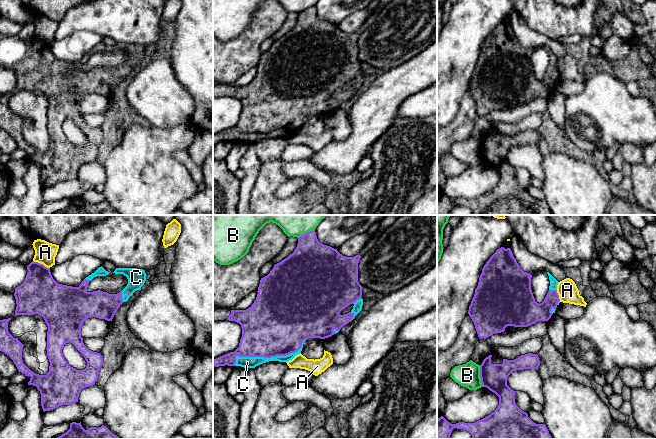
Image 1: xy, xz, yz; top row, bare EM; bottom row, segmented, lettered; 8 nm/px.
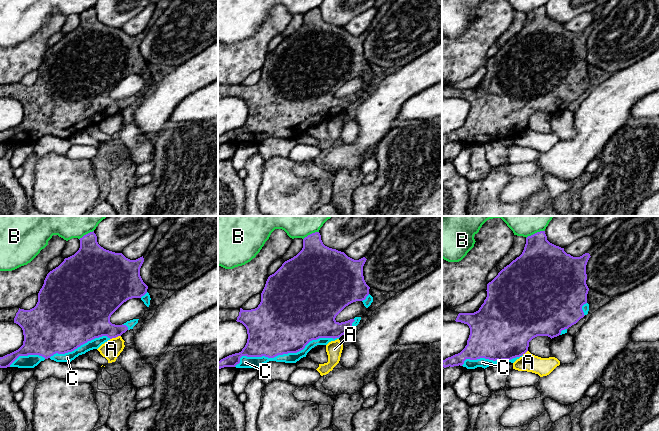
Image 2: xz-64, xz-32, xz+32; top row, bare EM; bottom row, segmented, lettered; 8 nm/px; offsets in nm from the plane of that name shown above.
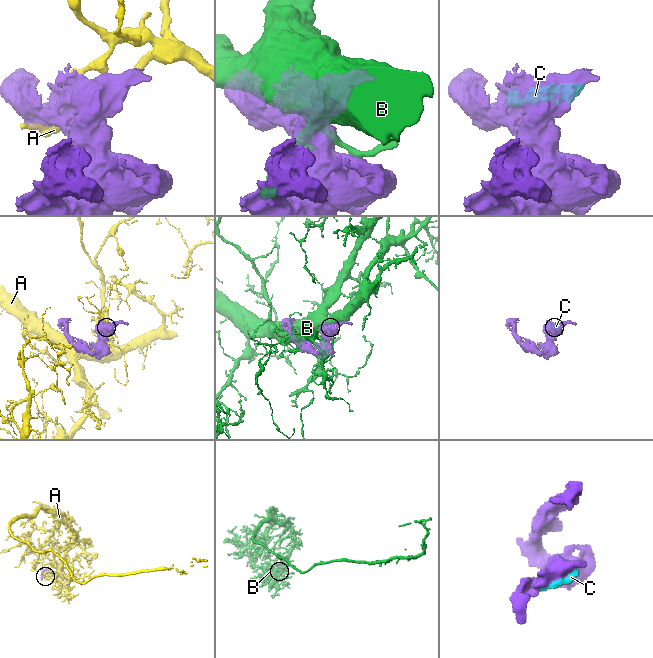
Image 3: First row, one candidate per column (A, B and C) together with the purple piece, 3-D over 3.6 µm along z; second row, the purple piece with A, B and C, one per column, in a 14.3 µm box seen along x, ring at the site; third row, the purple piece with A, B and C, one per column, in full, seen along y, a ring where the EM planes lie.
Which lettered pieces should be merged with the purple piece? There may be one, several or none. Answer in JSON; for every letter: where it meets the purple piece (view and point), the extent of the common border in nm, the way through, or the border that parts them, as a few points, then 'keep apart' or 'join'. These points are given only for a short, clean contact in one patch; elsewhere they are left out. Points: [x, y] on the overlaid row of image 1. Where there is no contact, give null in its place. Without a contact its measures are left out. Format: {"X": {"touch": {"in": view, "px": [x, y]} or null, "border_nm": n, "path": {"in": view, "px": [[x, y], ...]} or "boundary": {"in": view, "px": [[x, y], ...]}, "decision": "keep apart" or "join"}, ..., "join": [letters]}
{"A": {"touch": {"in": "xy", "px": [41, 264]}, "border_nm": 150, "decision": "keep apart"}, "B": {"touch": {"in": "yz", "px": [480, 376]}, "border_nm": 180, "decision": "keep apart"}, "C": {"touch": {"in": "xz", "px": [268, 357]}, "border_nm": 600, "decision": "join"}, "join": ["C"]}

